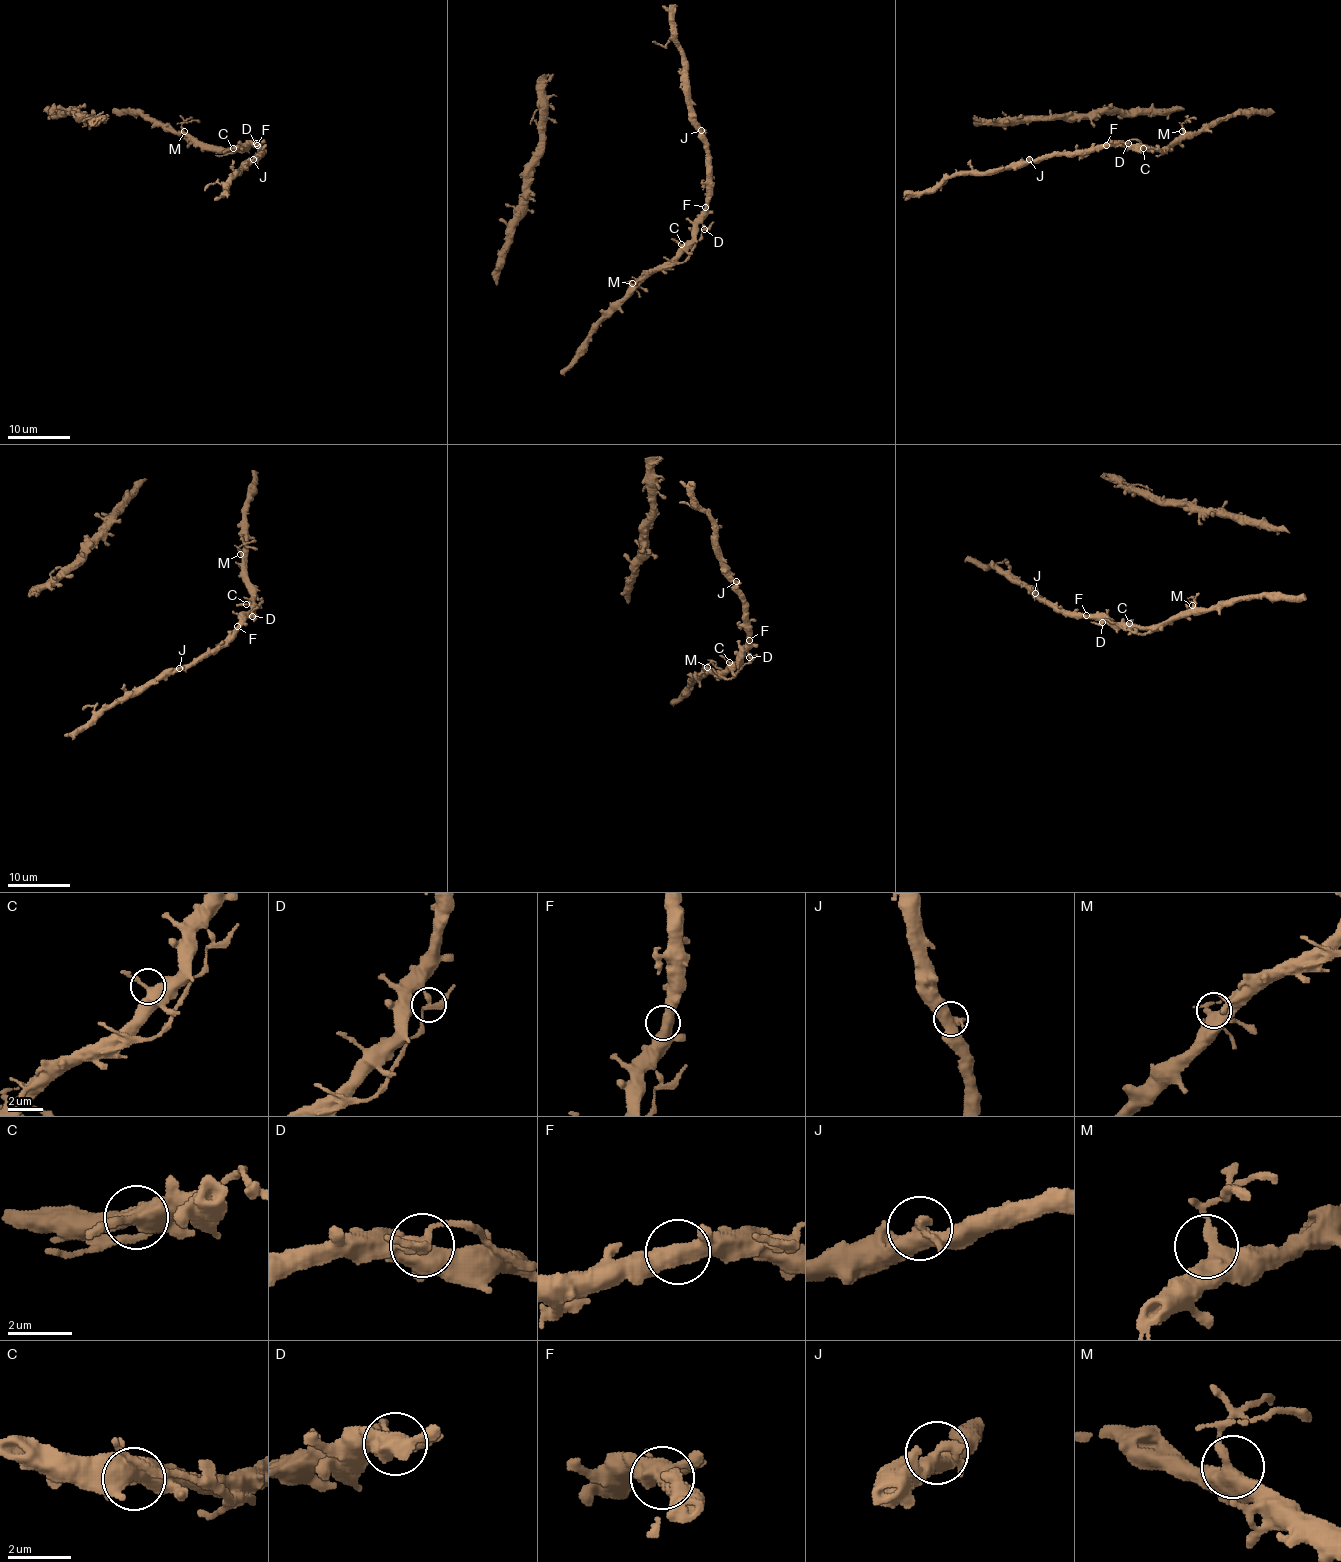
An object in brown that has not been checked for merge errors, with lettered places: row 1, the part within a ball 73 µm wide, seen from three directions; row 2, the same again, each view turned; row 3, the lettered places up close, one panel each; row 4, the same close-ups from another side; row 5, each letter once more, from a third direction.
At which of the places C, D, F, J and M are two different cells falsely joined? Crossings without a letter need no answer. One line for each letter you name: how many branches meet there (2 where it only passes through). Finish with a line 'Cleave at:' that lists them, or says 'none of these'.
D: Branches: 3
Cleave at: D

